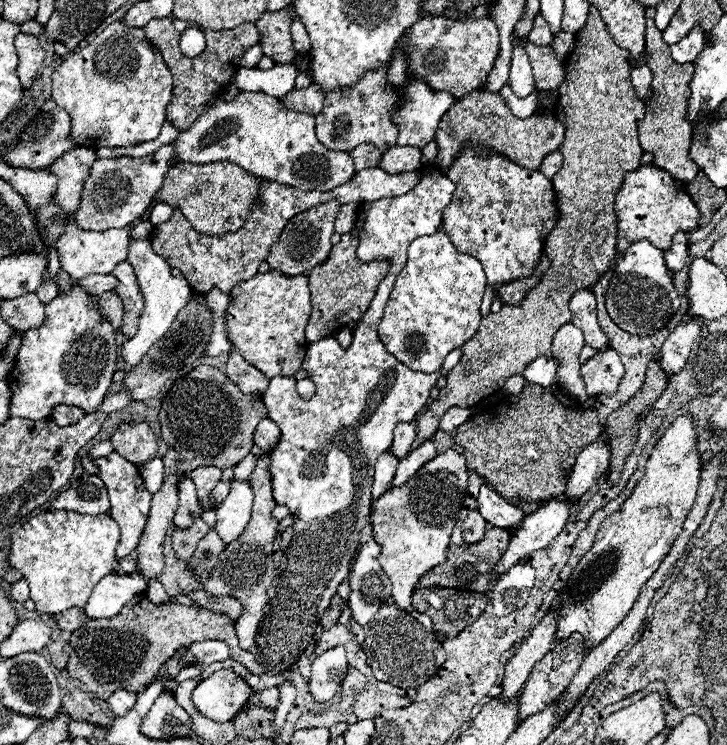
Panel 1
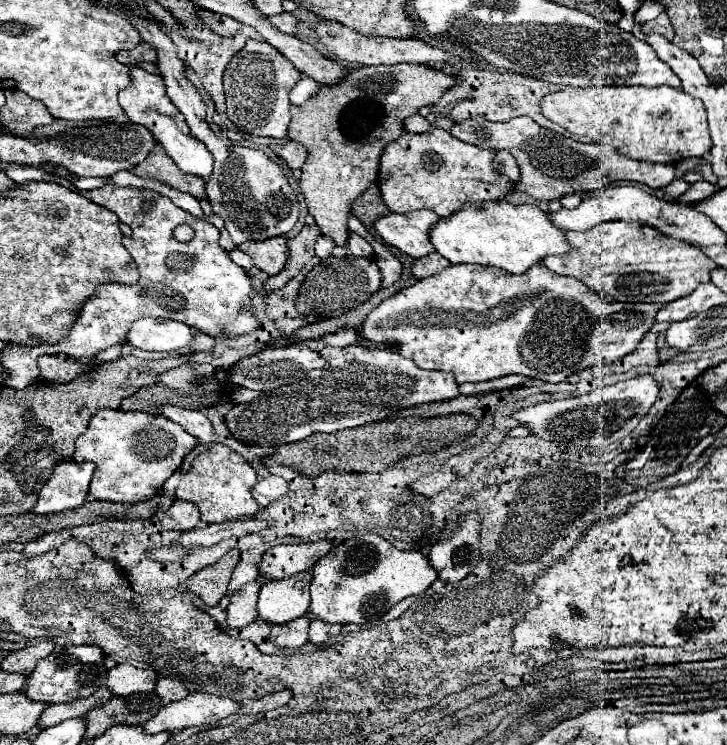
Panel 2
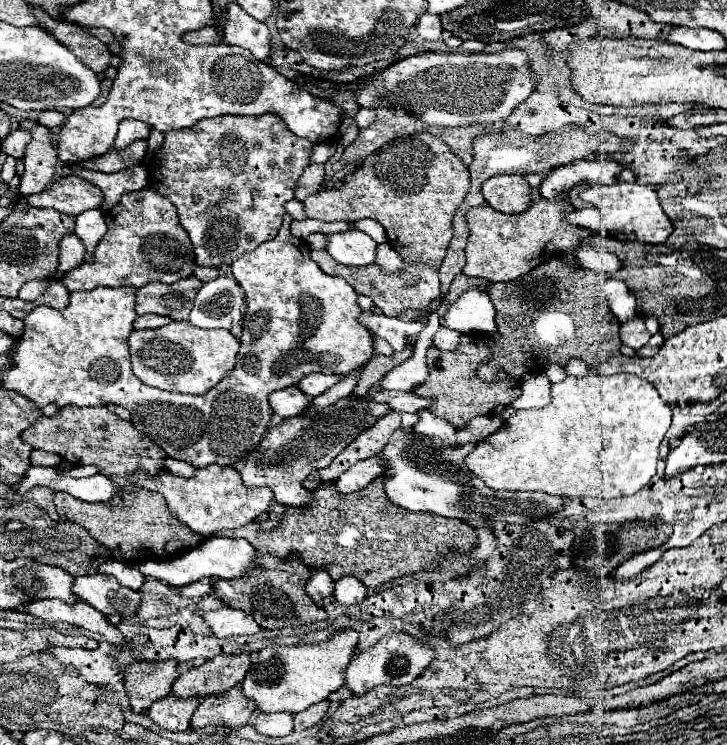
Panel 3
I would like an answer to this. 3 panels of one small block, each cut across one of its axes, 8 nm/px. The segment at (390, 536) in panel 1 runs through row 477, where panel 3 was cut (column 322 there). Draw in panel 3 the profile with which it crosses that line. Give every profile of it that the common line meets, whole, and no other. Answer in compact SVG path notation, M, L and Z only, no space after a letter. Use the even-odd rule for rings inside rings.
M346 396L334 406L318 412L312 418L300 414L286 420L284 424L272 428L264 434L262 442L254 452L250 452L240 476L246 486L268 486L274 492L274 500L280 504L300 506L308 504L310 492L302 486L302 480L312 472L330 466L330 462L366 428L370 428L380 416L388 412L388 404L378 404L370 398Z

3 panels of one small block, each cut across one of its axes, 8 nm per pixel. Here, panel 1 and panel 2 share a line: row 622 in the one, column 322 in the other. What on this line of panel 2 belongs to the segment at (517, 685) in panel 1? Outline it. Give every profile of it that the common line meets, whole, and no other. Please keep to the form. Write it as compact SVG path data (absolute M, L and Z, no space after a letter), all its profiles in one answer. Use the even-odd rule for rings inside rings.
M318 540L318 542L306 542L306 544L280 544L270 548L262 562L260 562L260 574L268 580L282 580L284 576L292 576L296 572L304 572L316 564L322 556L326 556L332 550L330 540Z

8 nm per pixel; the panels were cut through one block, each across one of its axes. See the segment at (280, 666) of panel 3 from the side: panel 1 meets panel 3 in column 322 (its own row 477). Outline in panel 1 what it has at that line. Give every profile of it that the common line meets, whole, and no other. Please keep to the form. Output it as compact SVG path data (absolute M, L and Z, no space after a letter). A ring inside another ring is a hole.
M690 416L676 418L656 442L646 460L644 476L620 510L602 522L592 548L580 558L558 598L558 642L580 632L584 636L584 646L592 650L626 618L642 586L656 572L672 548L672 542L678 538L694 504L700 482L700 456L696 446L698 442Z

